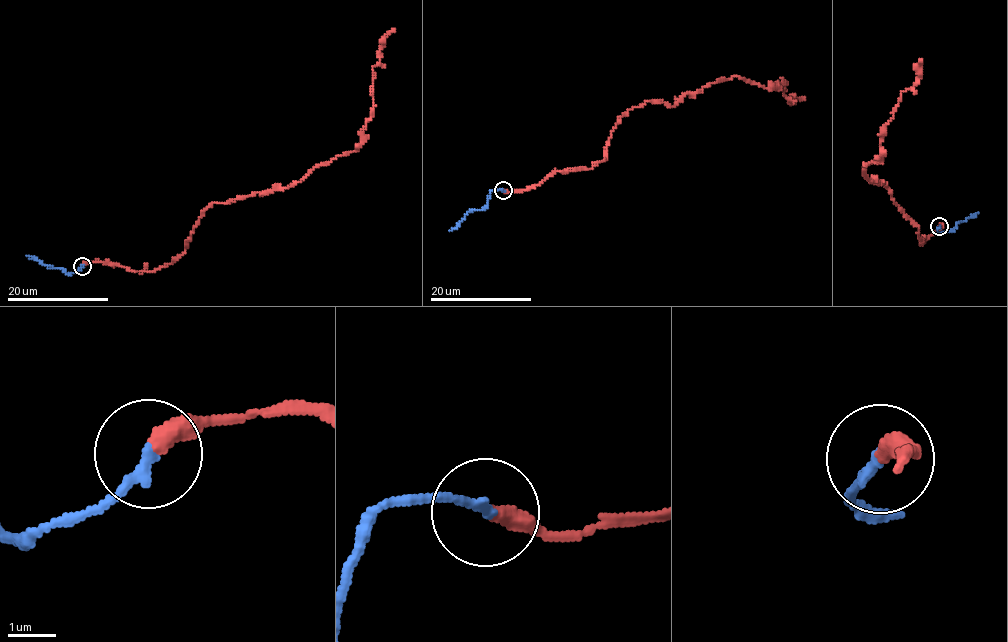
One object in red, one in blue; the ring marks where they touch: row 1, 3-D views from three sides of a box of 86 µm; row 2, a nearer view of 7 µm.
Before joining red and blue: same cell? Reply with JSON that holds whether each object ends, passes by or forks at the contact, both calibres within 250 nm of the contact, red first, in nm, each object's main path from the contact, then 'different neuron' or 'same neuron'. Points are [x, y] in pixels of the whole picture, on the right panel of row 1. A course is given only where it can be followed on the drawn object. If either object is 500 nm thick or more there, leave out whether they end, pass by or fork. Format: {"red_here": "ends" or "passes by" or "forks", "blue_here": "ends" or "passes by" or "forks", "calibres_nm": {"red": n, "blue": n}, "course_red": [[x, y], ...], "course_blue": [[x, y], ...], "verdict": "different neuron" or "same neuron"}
{"red_here": "ends", "blue_here": "ends", "calibres_nm": {"red": 400, "blue": 240}, "course_red": [[939, 226], [921, 245], [918, 226], [863, 164], [881, 161], [885, 125], [914, 86], [920, 60]], "course_blue": [[939, 226], [936, 230], [949, 232], [977, 213]], "verdict": "same neuron"}

